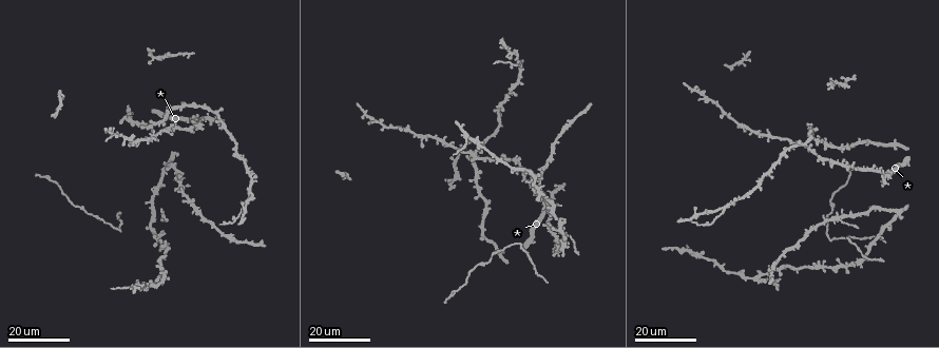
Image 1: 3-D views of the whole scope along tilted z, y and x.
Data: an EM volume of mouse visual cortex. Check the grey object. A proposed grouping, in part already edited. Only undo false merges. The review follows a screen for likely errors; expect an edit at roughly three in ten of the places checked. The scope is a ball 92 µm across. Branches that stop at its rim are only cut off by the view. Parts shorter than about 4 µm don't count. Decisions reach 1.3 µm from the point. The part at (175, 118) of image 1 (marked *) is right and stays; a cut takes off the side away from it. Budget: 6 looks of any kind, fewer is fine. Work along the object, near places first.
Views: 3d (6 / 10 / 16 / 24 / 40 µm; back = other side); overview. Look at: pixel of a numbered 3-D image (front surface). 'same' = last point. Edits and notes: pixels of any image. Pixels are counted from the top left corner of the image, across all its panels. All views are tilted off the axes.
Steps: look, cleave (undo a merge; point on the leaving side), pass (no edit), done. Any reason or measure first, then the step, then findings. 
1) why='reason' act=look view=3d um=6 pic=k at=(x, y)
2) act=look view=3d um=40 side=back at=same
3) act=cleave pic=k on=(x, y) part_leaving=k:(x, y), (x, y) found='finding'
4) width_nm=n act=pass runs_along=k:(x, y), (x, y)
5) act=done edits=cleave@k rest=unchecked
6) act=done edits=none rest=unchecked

why='small branch off a trunk' act=look view=3d um=16 pic=1 at=(840, 220)

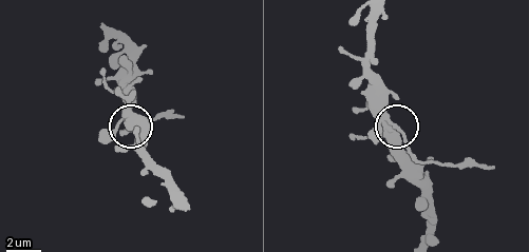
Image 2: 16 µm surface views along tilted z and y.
why='zoom in' act=look view=3d um=10 pic=2 at=(389, 117)

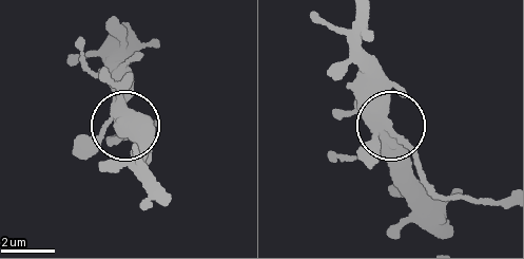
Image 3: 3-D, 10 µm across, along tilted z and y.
act=cleave pic=3 on=(415, 151) part_leaving=3:(385, 124), (438, 191), (504, 201) found='a second neuron is stuck on'

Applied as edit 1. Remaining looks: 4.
act=look view=overview

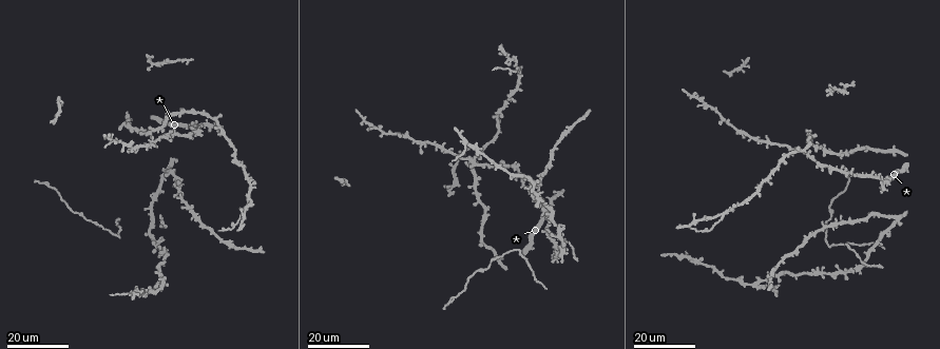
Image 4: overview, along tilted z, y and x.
why='a fork' act=look view=3d um=24 pic=4 at=(554, 258)

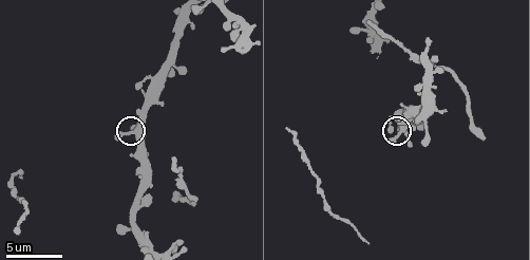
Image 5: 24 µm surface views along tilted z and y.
act=look view=3d um=6 pic=5 at=(136, 131)

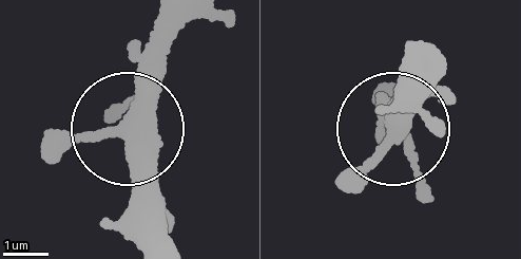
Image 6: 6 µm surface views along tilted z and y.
side_arm_um=69 act=pass found='one neuron here'

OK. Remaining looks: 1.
act=done edits=cleave@3 rest=unchecked

